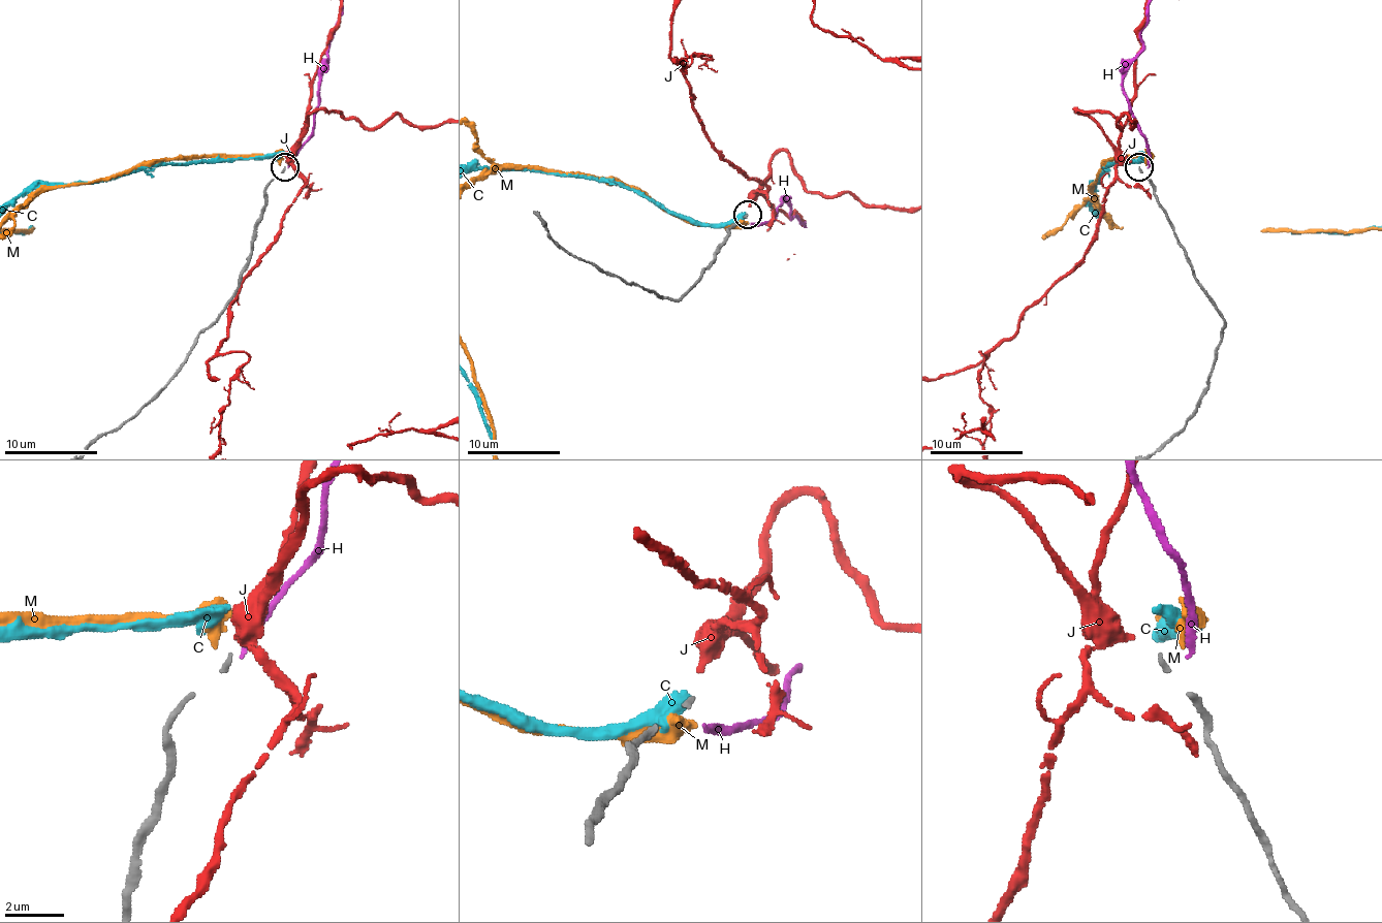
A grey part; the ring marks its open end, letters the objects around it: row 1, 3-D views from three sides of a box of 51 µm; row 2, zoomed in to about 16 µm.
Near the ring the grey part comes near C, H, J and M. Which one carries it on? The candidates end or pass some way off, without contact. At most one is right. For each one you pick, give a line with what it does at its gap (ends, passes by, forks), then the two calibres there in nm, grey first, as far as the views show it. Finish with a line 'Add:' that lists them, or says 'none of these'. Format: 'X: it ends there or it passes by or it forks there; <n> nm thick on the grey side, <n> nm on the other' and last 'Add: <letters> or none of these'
J: it ends there; 150 nm thick on the grey side, 380 nm on the other
Add: J

